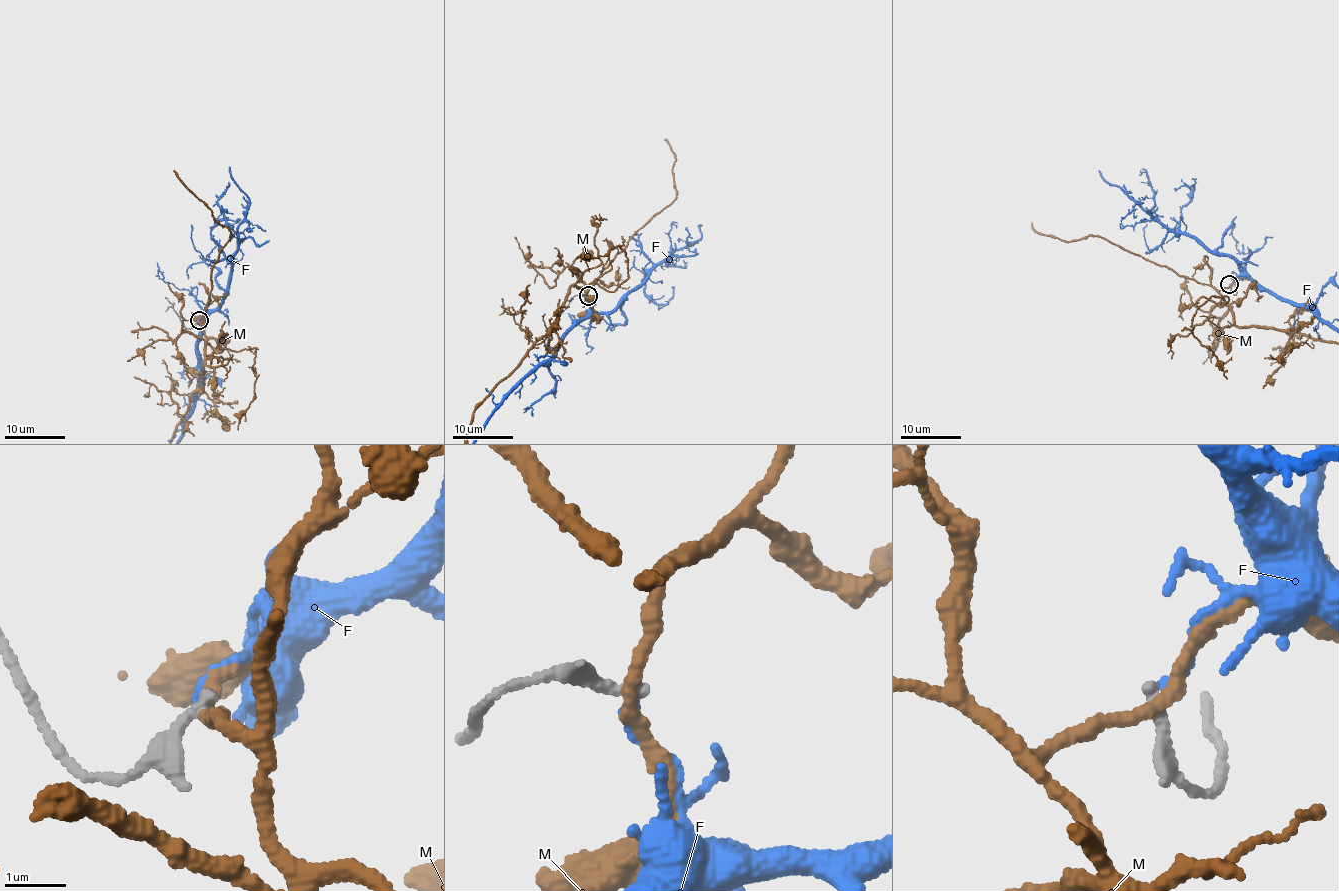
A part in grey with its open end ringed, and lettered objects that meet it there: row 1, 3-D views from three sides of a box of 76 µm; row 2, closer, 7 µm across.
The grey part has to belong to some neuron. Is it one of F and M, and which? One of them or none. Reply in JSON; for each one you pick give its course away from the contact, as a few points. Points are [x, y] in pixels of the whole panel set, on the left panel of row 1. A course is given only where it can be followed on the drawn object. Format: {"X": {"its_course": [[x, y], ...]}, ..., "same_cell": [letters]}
{"same_cell": []}

